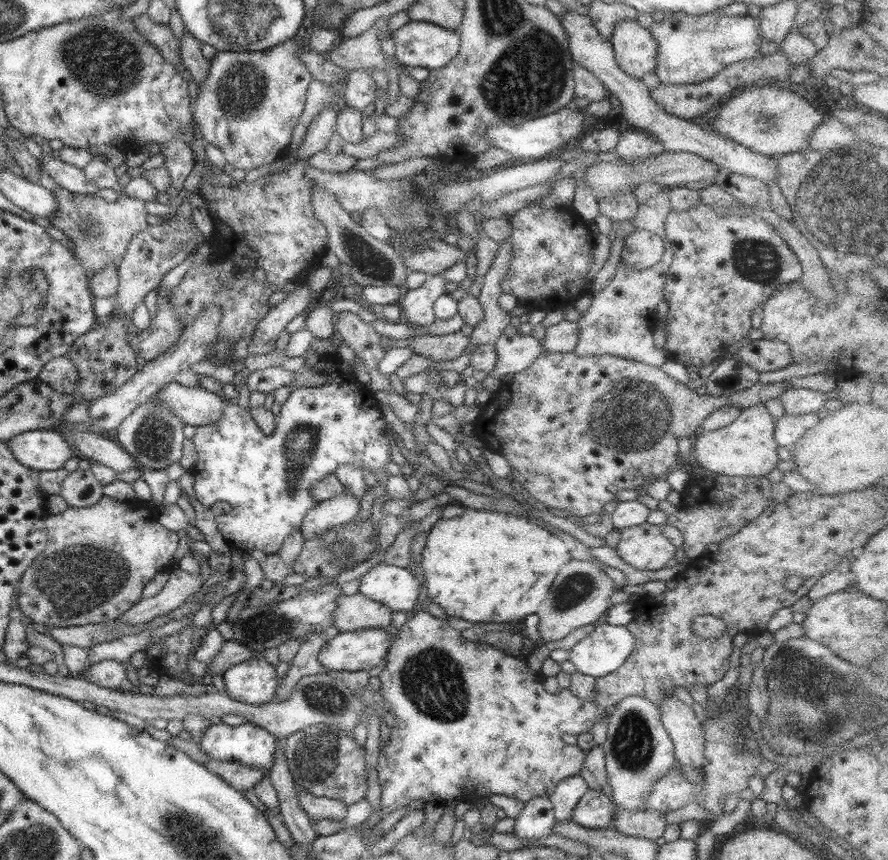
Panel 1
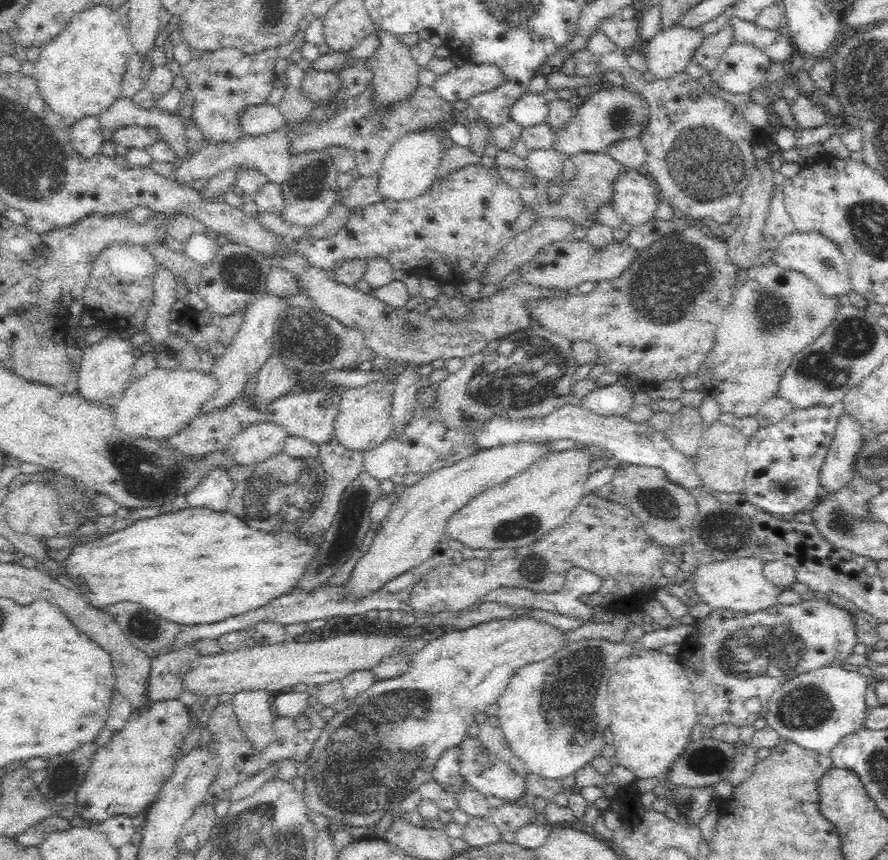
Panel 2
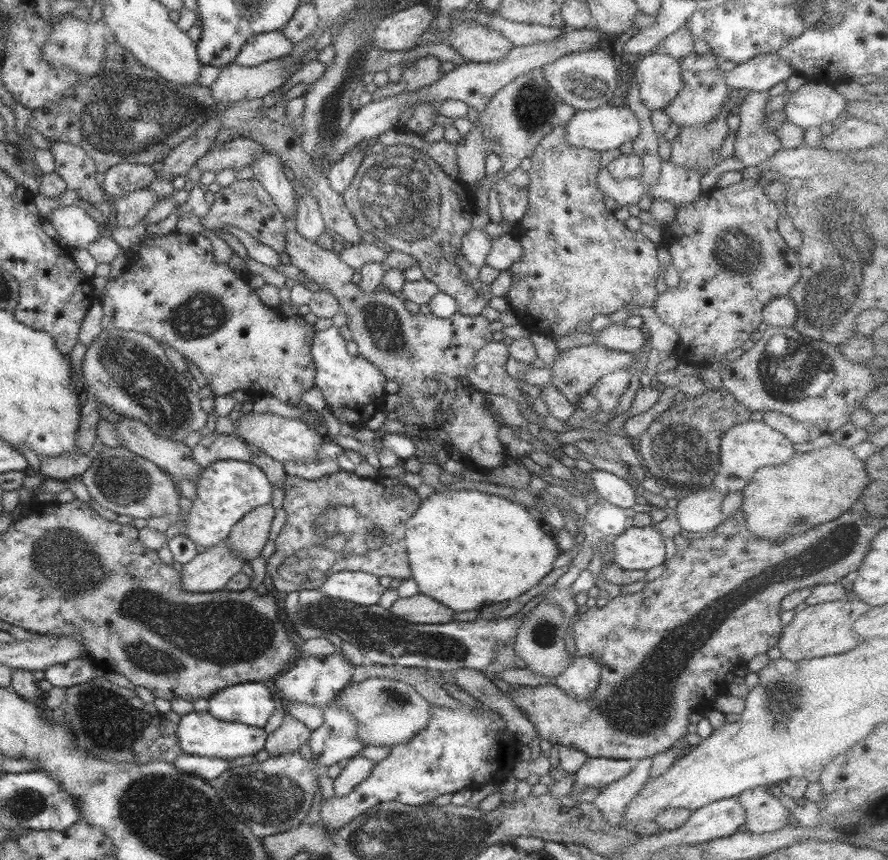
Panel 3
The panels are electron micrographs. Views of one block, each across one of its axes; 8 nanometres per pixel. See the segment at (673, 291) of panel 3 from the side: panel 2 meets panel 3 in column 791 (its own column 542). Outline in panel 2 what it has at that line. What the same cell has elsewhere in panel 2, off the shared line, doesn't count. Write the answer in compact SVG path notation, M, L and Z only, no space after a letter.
M586 238L562 239L544 245L531 261L519 266L521 281L550 290L568 290L568 294L571 294L575 293L582 282L596 284L618 278L639 253L640 251L630 247L626 240L622 242L613 240L606 248L596 249Z

